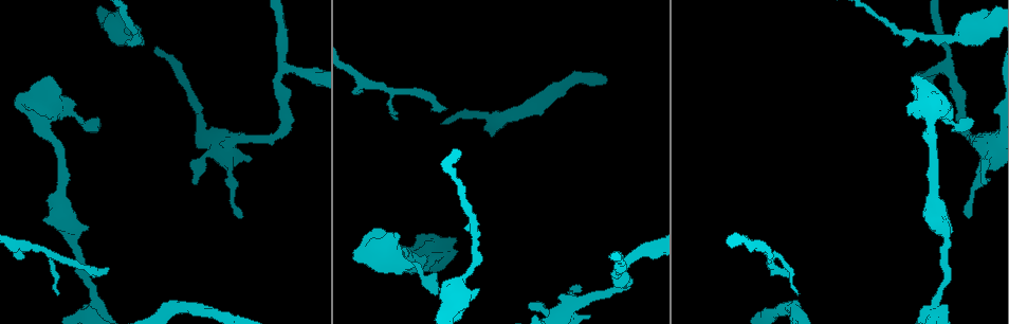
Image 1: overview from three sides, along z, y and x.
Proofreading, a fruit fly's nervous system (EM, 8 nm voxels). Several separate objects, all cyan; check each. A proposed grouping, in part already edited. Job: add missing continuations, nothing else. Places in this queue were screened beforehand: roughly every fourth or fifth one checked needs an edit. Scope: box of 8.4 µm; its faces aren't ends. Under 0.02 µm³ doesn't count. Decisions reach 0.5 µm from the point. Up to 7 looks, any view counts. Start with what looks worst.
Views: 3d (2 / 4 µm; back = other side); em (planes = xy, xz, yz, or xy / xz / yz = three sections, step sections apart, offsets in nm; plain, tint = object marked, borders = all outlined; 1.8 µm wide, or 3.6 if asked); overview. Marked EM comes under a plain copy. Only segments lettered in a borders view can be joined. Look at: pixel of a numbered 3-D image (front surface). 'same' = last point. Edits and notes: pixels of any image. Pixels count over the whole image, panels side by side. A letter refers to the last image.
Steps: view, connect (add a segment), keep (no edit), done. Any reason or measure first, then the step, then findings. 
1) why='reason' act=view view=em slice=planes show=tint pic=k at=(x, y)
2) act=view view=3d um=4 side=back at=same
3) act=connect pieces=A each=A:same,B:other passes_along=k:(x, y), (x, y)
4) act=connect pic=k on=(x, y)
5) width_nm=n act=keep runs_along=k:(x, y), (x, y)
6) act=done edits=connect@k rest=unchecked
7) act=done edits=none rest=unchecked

why='an open end' act=view view=3d um=4 pic=1 at=(784, 272)

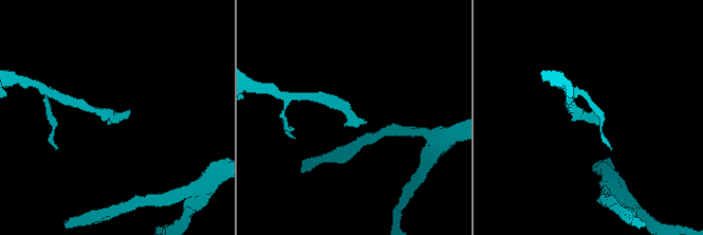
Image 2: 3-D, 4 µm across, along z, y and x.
act=view view=em slice=planes show=borders pic=2 at=(592, 112)

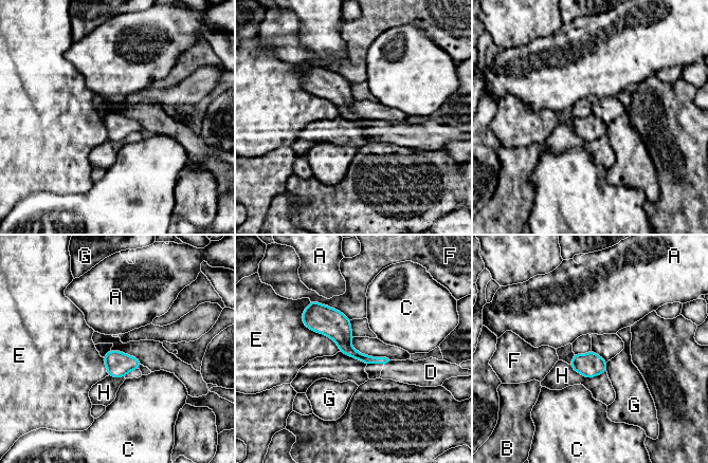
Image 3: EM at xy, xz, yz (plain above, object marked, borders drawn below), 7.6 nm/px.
act=connect pieces=D each=A:other,B:other,C:other,D:same,E:other,F:other,G:other,H:other passes_along=3:(367, 359), (386, 362), (411, 372) found='the neuron continues'

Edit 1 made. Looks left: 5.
act=view view=overview

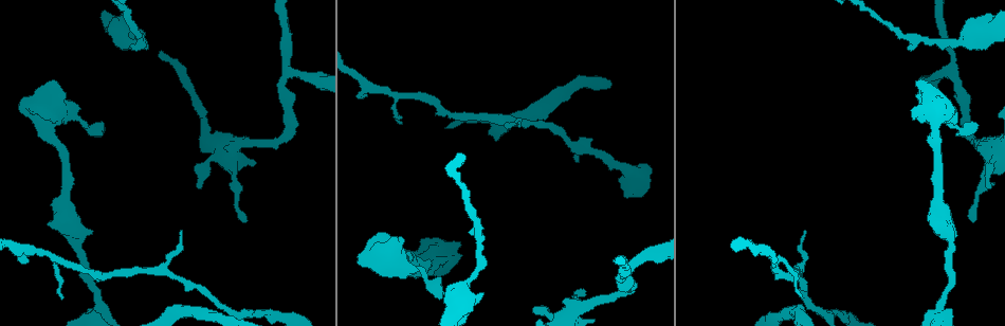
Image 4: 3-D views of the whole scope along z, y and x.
act=view view=3d um=4 pic=4 at=(475, 303)

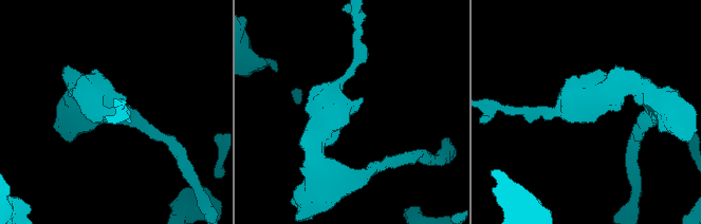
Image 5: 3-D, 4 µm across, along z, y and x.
why='shape alone is not enough' act=view view=em slice=xy step=8 show=borders pic=5 at=(350, 115)

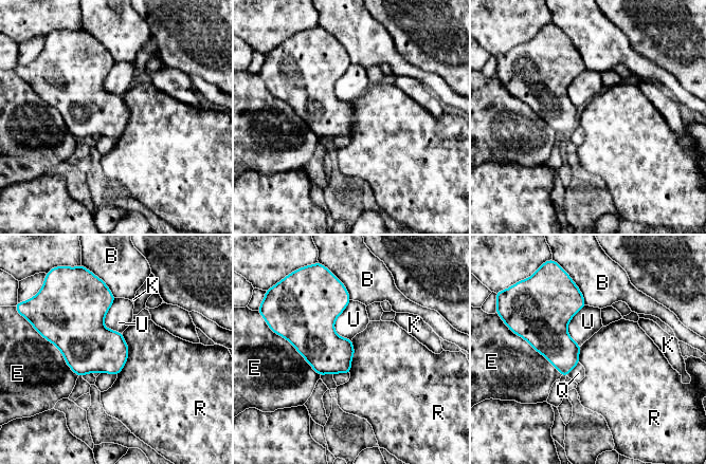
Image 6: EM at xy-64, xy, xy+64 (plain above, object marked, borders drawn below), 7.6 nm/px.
why='another direction' act=view view=em slice=planes show=borders at=same

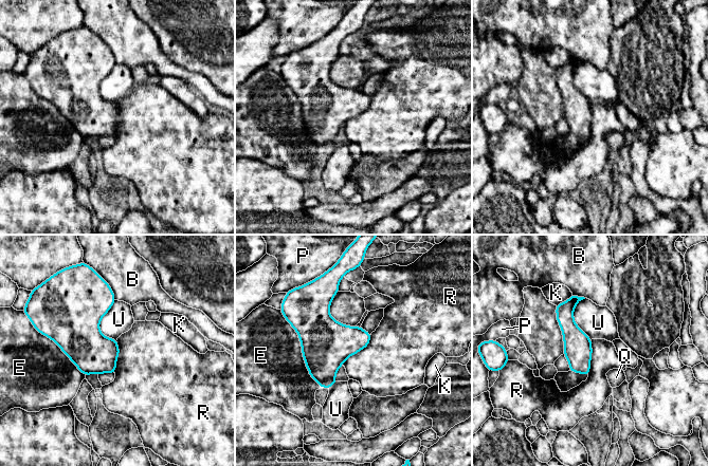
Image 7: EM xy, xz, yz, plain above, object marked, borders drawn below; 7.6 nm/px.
act=keep each=B:other,E:other,K:other,P:other,Q:other,R:other,U:other border=7:(371, 334), (370, 341), (342, 365) found='no lettered segment goes on from it'

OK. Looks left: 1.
why='free end' act=view view=em um=3.6 slice=planes show=borders pic=4 at=(18, 109)

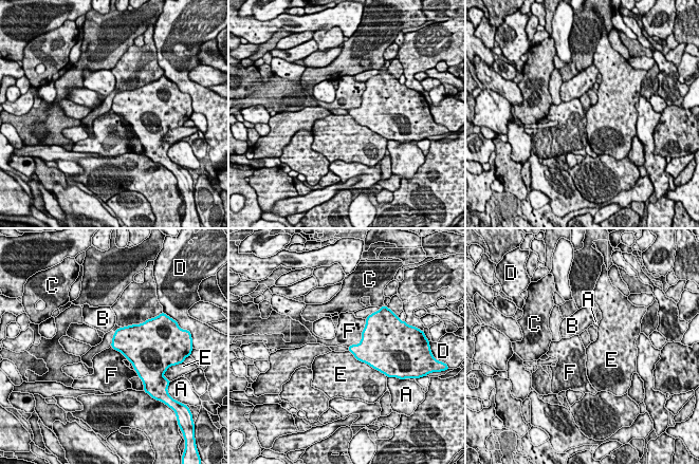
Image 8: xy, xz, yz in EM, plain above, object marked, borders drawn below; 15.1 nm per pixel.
act=keep each=A:other,B:other,C:other,D:other,E:other,F:other border=8:(366, 319), (361, 340), (348, 348) found='none of them fits'

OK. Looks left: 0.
act=done edits=connect@3 rest=unchecked

